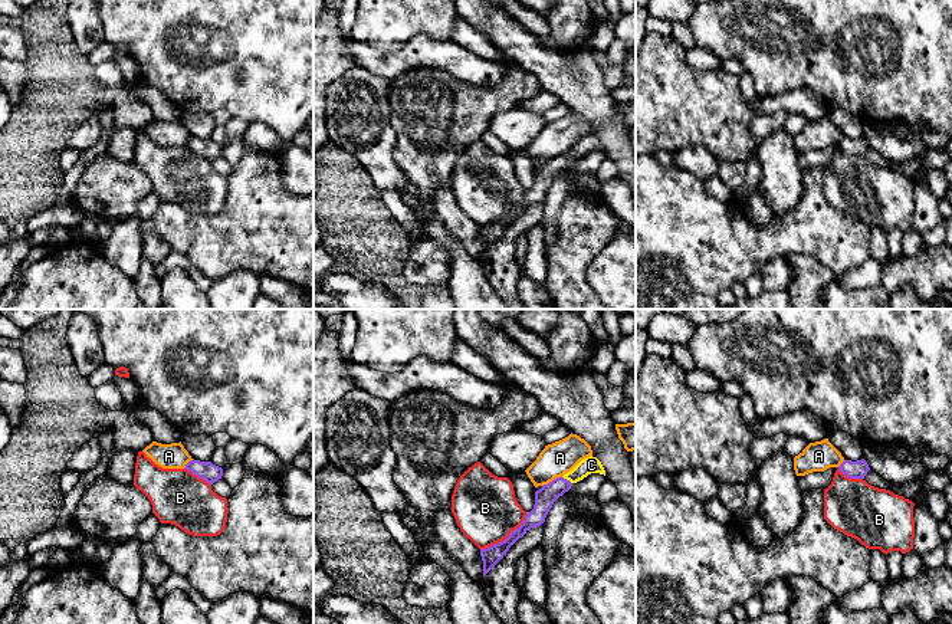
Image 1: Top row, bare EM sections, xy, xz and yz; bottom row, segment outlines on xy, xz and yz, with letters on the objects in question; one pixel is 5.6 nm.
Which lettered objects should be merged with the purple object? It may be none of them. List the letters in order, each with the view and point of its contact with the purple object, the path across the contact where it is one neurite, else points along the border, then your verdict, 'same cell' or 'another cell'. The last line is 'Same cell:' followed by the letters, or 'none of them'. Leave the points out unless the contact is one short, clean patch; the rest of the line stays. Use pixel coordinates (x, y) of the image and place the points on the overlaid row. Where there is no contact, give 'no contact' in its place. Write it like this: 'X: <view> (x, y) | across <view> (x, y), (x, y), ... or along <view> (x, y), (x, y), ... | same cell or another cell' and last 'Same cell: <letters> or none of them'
A: xz (552, 480) | another cell
B: xz (508, 537) | along xz (527, 512), (522, 522), (504, 539), (481, 549) | another cell
C: xz (565, 479) | across xz (548, 493), (565, 479), (591, 465) | same cell
Same cell: C

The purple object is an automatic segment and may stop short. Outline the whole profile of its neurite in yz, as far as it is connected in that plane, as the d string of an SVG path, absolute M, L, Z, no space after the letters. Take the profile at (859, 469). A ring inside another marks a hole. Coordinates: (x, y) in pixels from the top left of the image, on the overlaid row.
M864 459L857 460L857 462L844 460L838 466L838 469L843 474L846 474L850 479L864 479L864 476L870 470L870 467Z

